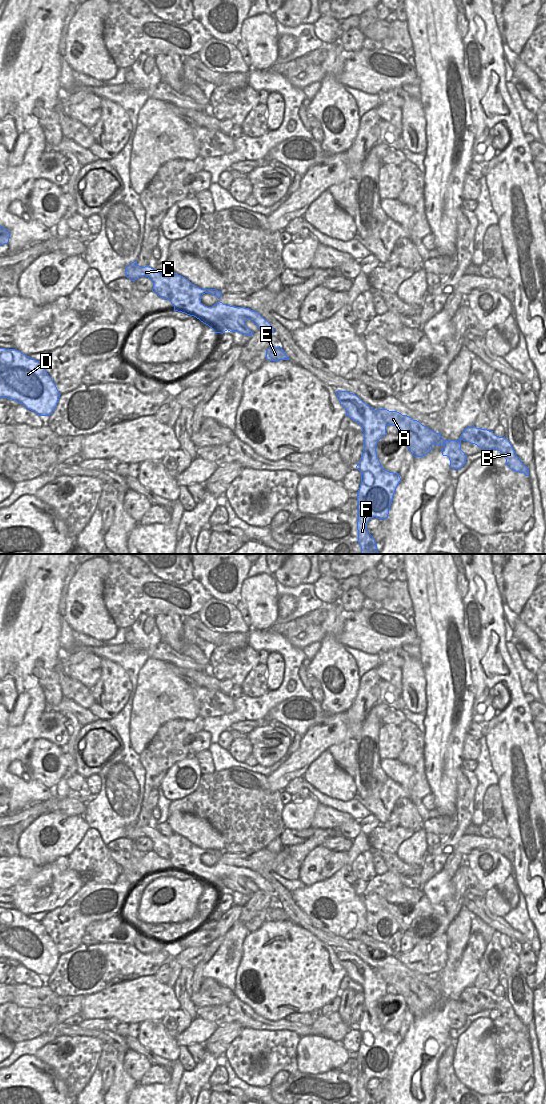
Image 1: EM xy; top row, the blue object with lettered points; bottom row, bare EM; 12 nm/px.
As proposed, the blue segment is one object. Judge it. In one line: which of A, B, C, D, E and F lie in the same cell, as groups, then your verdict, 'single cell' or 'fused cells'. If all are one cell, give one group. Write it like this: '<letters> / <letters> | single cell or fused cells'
A B E / C D F | fused cells

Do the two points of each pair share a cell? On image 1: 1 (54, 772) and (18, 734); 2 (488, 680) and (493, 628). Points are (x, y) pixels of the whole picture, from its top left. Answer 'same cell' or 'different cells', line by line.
1: different cells
2: same cell

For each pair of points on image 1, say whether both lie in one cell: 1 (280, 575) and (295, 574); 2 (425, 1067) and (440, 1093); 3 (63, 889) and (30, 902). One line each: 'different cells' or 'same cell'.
1: same cell
2: different cells
3: same cell

